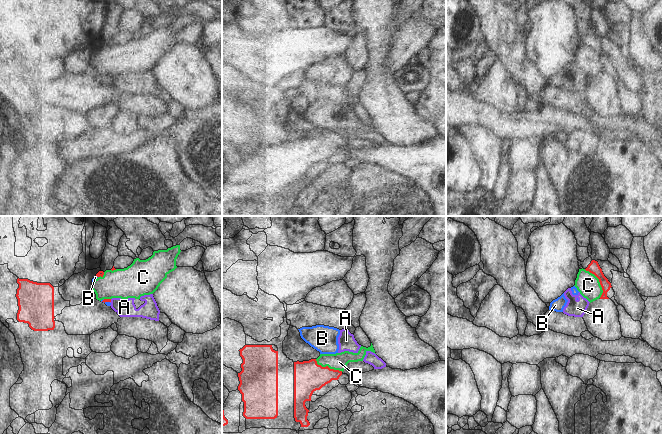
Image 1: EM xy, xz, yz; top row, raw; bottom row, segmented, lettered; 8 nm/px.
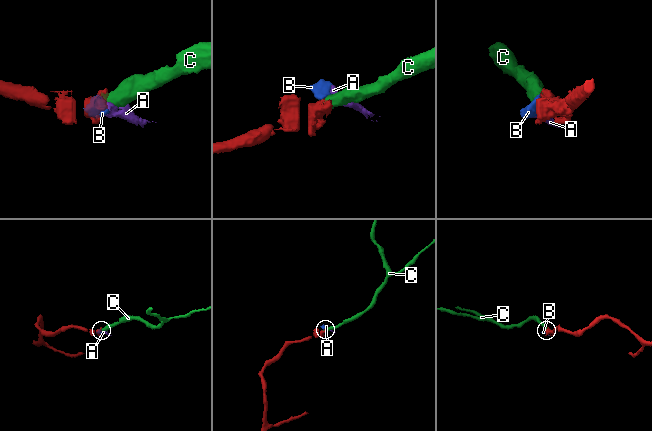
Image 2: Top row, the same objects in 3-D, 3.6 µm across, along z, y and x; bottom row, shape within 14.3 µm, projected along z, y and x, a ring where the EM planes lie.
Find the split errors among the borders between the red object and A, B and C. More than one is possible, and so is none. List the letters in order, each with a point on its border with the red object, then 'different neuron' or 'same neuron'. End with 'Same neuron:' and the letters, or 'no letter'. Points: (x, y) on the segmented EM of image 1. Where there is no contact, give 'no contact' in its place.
A: meets red in xy at (110, 301); different neuron
B: meets red in xy at (105, 301); different neuron
C: meets red in yz at (599, 281); same neuron
Same neuron: C

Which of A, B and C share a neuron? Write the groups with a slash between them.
A B / C

